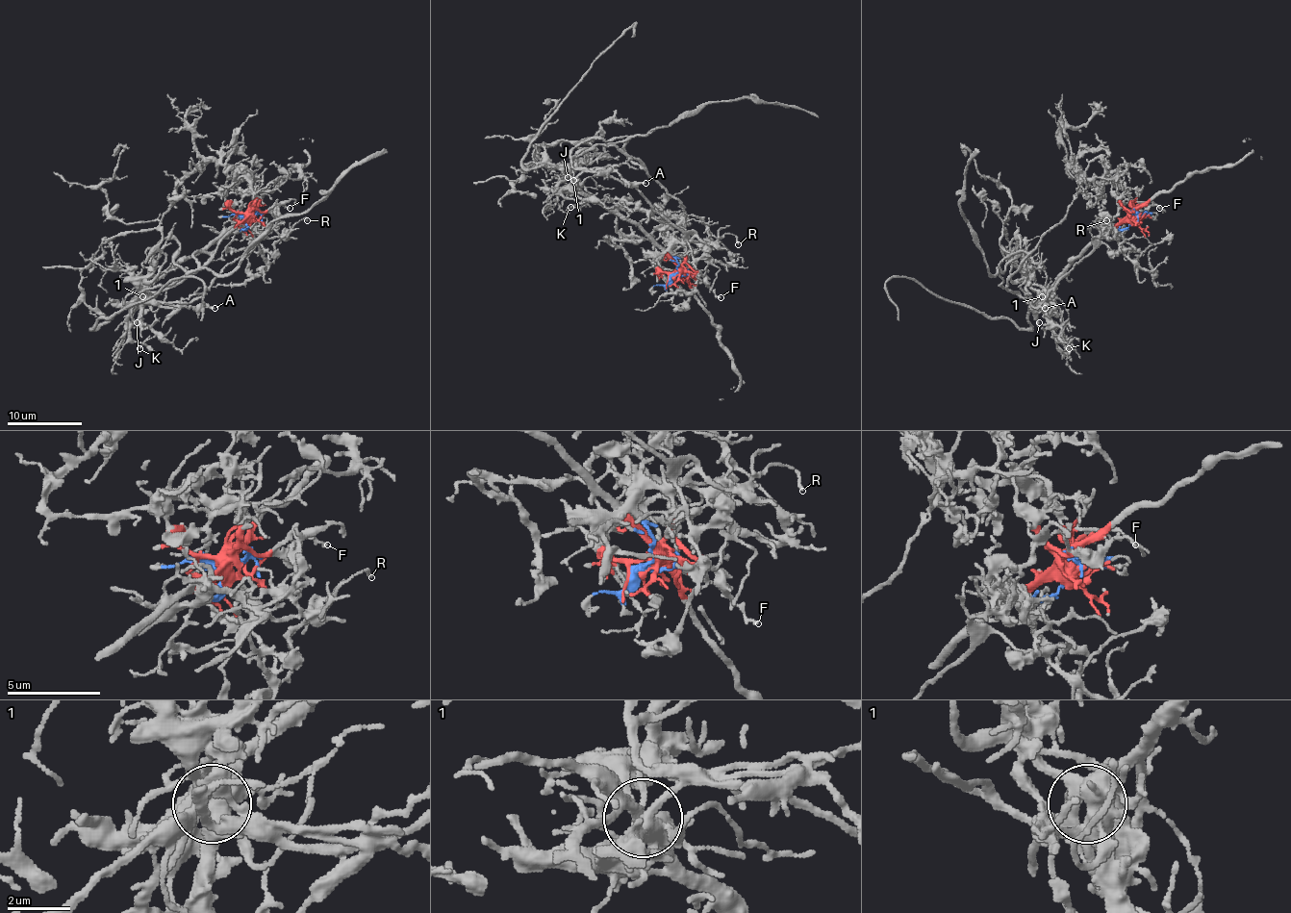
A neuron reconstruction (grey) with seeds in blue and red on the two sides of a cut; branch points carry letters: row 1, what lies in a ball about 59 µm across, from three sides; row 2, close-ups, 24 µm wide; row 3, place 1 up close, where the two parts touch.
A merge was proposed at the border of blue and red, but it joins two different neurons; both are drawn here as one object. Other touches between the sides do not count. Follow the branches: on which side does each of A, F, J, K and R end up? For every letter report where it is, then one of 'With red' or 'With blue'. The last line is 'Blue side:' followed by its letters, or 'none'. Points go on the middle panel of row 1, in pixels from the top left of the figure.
A: Place: (645, 183). With blue
F: Place: (721, 297). With red
J: Place: (568, 177). With red
K: Place: (570, 207). With red
R: Place: (738, 244). With blue
Blue side: A, R

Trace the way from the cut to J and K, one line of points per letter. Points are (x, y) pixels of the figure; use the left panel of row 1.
J: (245, 215), (231, 225), (206, 249), (178, 261), (168, 268), (133, 306), (131, 318), (137, 322)
K: (245, 215), (231, 225), (206, 249), (172, 265), (146, 291), (142, 322), (154, 336), (139, 349)

